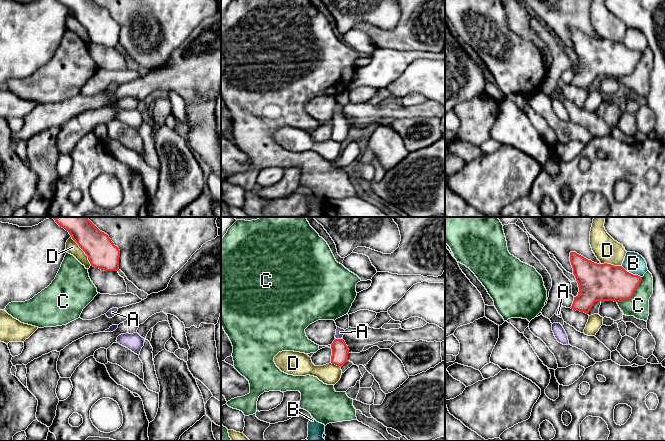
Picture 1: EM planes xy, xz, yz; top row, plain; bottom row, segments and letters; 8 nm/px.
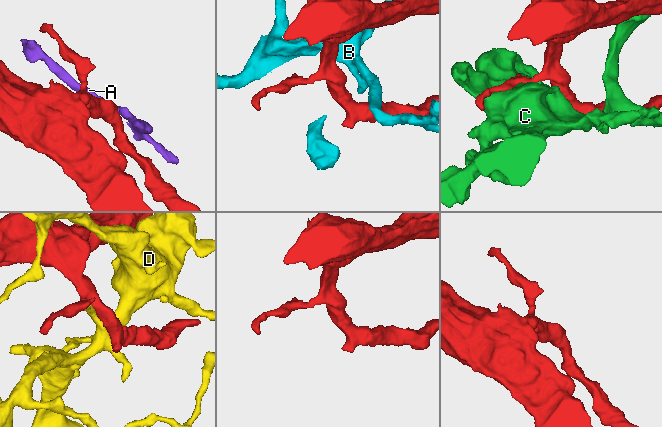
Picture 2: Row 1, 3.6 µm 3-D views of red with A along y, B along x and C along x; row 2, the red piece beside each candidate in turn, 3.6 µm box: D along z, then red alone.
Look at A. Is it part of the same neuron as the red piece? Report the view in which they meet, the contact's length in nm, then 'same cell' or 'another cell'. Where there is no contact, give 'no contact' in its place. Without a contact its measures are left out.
xz | 50 nm | same cell

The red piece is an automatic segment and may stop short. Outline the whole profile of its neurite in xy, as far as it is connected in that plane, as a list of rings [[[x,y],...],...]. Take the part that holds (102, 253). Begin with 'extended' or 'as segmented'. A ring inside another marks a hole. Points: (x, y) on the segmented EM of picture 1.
as segmented; [[[53,217],[53,219],[69,232],[88,256],[91,266],[104,271],[119,270],[119,248],[87,217]]]

